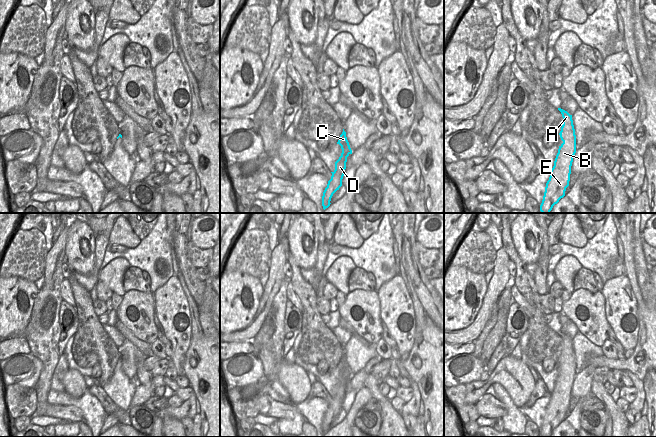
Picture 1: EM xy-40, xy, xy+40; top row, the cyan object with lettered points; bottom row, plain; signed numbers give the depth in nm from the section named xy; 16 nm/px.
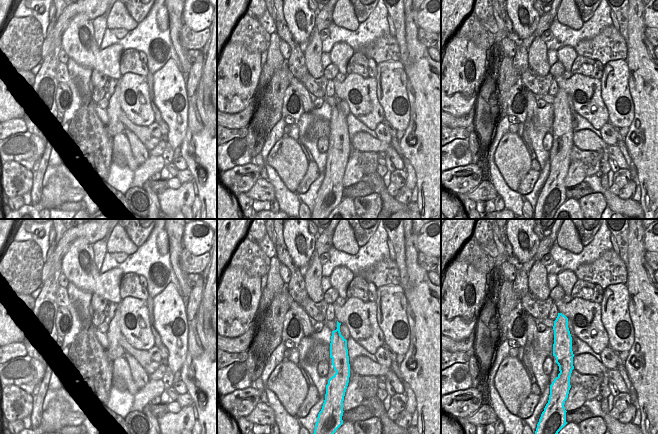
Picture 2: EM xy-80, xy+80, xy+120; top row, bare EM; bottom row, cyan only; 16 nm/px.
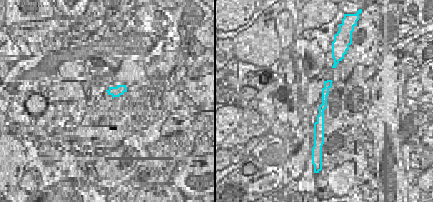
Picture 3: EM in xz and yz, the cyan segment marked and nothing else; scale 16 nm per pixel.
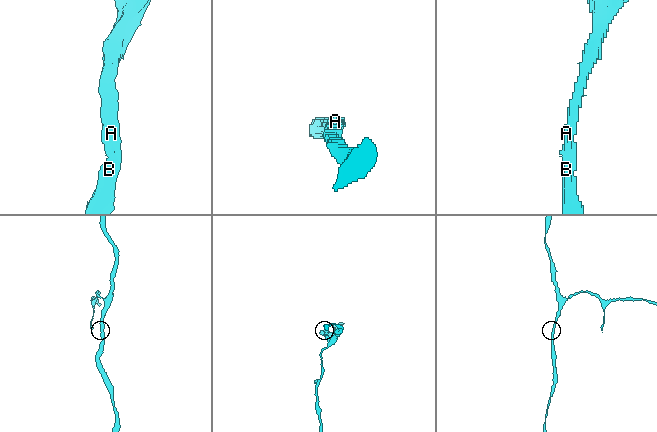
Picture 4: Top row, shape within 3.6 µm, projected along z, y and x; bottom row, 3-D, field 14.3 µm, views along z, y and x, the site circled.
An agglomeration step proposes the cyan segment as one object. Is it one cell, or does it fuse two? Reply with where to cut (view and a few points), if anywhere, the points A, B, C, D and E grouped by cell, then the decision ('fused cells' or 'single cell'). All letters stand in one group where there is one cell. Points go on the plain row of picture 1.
no cut | A B C D E | single cell

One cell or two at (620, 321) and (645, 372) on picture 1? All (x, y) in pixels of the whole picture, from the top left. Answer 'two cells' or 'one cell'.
two cells

